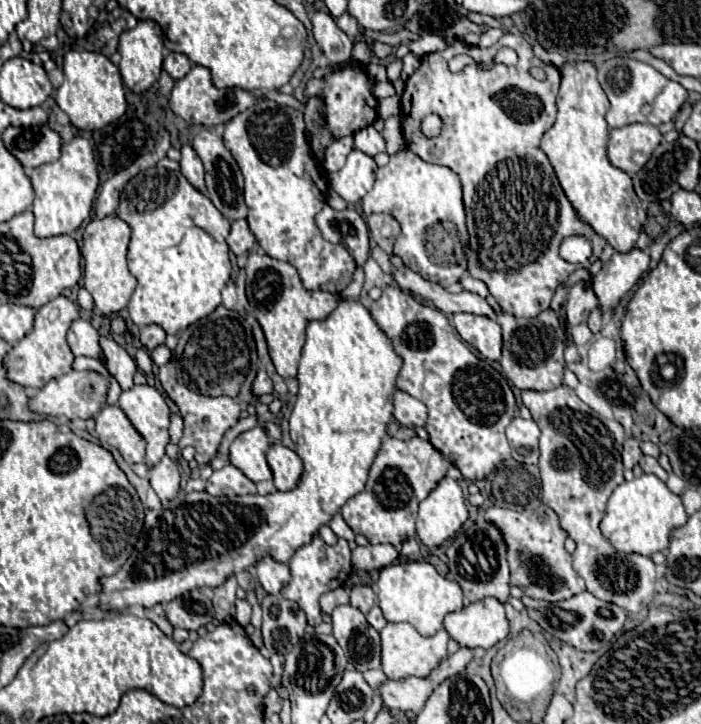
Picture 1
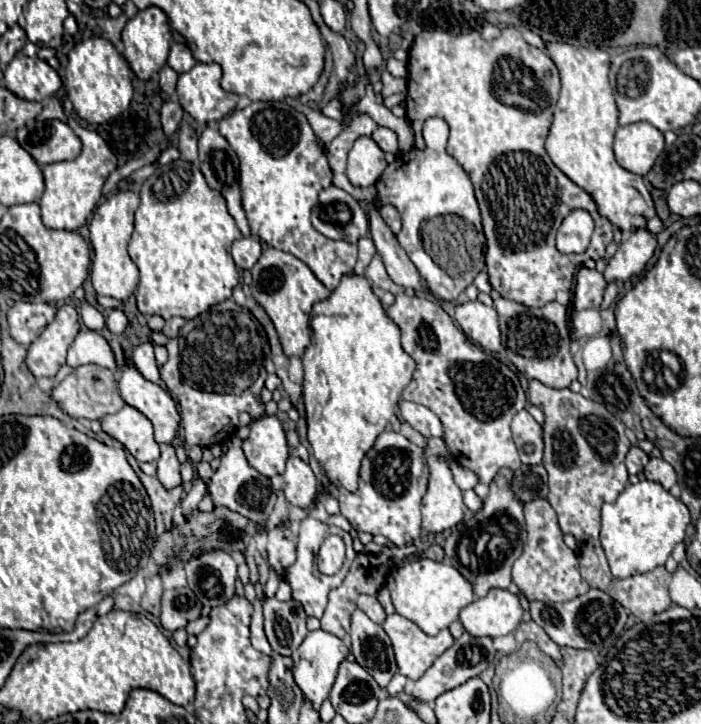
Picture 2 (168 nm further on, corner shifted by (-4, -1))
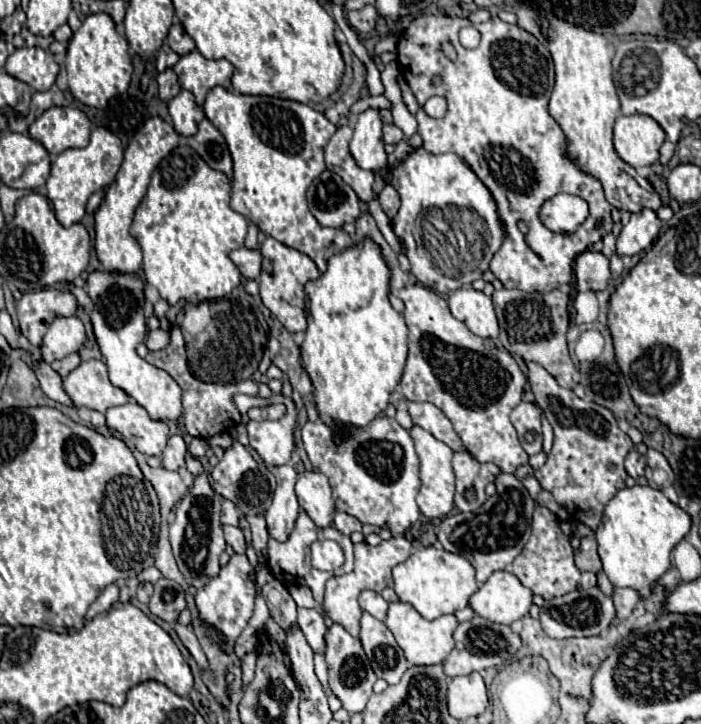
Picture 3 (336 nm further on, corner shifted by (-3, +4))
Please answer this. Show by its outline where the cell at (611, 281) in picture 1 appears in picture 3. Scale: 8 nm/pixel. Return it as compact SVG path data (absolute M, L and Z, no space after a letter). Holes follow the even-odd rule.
M641 209L639 213L631 213L629 223L623 227L617 237L617 253L621 257L631 257L641 251L651 249L661 229L661 221L651 209Z

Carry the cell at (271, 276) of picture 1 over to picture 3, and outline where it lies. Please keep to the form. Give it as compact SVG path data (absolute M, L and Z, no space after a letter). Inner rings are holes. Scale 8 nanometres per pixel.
M267 237L263 241L261 255L263 255L263 265L261 265L261 275L259 275L259 287L261 287L263 305L281 321L281 325L289 333L305 331L307 329L305 283L313 281L321 273L317 271L315 263L307 255L303 255L303 253L299 253L299 251L279 243L279 241L275 241L273 237Z

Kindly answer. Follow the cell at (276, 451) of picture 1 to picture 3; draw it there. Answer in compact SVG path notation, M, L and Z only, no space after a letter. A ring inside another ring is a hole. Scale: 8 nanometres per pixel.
M311 469L297 473L295 493L301 509L315 521L317 527L331 525L331 515L335 511L335 505L333 505L331 485L327 477L323 477L323 473Z

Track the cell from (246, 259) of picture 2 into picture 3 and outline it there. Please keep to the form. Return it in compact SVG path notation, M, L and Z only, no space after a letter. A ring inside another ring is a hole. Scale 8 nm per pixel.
M241 247L241 249L235 249L231 251L231 261L237 265L237 269L241 271L241 275L245 279L257 279L259 273L261 273L261 251L259 247L255 249L247 249L247 247Z

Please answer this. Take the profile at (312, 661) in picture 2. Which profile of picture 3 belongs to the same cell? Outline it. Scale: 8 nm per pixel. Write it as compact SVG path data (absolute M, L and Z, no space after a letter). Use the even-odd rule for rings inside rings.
M299 609L297 625L303 631L313 653L323 653L323 641L325 641L325 635L327 635L323 615L317 609Z

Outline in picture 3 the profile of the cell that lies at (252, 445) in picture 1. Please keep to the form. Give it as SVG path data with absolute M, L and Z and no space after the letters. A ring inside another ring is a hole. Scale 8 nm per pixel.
M273 395L273 403L281 403L287 407L287 413L277 419L263 419L263 421L249 421L249 445L259 453L267 467L285 465L293 451L293 429L295 429L295 407L293 401L283 395Z

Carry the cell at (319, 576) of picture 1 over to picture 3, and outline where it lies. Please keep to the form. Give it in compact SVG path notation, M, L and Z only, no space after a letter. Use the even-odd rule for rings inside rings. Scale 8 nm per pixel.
M301 511L301 513L299 513L299 519L297 519L297 523L295 523L295 529L293 529L291 537L287 539L287 543L277 543L277 541L269 539L269 559L267 559L267 565L269 565L269 569L273 571L273 575L275 575L279 581L283 581L283 583L287 583L287 585L307 585L307 587L313 591L313 599L317 601L317 605L321 605L321 603L323 603L325 583L327 583L329 577L333 577L333 573L319 571L312 567L310 553L311 543L317 541L317 539L321 539L321 537L337 539L339 543L343 543L343 549L347 551L347 561L343 563L343 567L337 569L337 572L341 574L351 573L351 569L353 569L353 543L351 543L351 539L349 539L347 535L343 535L343 537L341 537L341 535L343 535L343 533L339 533L335 527L319 529L319 527L307 517L307 513Z

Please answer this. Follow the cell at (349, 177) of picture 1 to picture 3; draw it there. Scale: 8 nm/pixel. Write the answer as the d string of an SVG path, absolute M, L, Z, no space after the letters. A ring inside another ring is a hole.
M369 109L361 113L355 119L355 131L351 139L351 155L355 163L367 171L385 171L389 165L383 145L379 111Z

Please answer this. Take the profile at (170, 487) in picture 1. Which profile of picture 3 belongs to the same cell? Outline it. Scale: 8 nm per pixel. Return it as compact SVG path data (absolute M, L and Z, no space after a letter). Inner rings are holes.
M181 435L169 437L167 447L165 447L163 455L161 455L163 467L165 467L165 469L171 469L171 471L183 467L183 465L185 465L185 453L187 453L187 445L185 445L183 437L181 437Z

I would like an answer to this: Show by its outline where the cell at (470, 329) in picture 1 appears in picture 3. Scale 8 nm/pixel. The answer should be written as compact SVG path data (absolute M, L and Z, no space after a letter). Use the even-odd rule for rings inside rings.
M457 289L449 295L449 309L455 319L463 321L475 335L495 339L499 325L491 297L475 289Z

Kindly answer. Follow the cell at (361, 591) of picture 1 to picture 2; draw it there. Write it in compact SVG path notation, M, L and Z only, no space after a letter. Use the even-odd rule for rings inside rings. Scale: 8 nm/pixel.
M362 594L362 596L358 598L358 608L360 608L362 612L366 612L366 616L368 616L370 620L374 620L376 624L384 624L386 612L384 612L384 608L380 606L380 602L376 600L376 596L366 596L366 594Z

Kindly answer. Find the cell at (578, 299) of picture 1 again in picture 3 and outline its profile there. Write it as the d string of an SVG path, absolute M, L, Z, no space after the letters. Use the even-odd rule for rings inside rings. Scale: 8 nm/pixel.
M585 251L575 261L575 277L577 277L577 289L591 289L591 291L603 291L609 283L609 259L603 253Z

